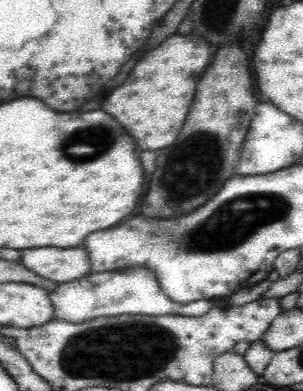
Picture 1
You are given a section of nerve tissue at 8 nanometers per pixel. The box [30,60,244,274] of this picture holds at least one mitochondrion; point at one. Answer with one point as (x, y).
(198, 158)

